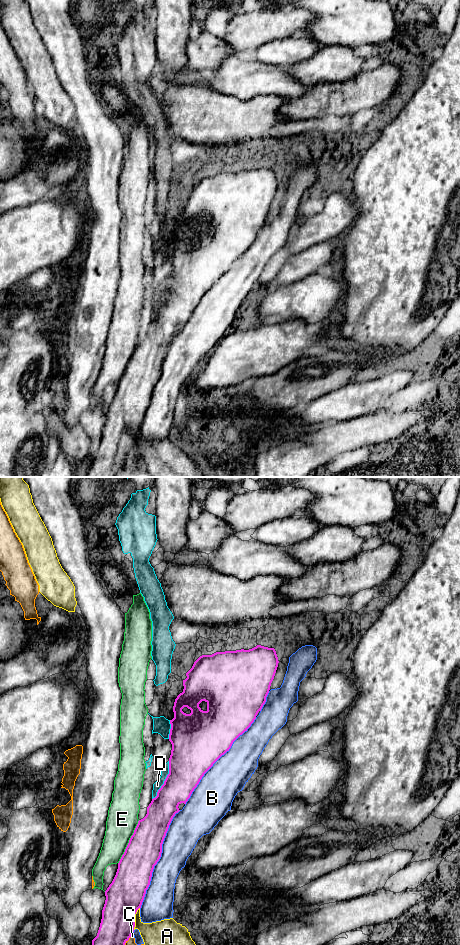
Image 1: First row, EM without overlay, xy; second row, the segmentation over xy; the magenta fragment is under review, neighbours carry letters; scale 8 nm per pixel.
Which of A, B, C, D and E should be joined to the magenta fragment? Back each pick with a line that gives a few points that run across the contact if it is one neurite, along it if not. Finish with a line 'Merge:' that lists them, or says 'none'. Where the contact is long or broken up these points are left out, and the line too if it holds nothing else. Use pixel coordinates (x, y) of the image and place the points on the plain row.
Merge: B

